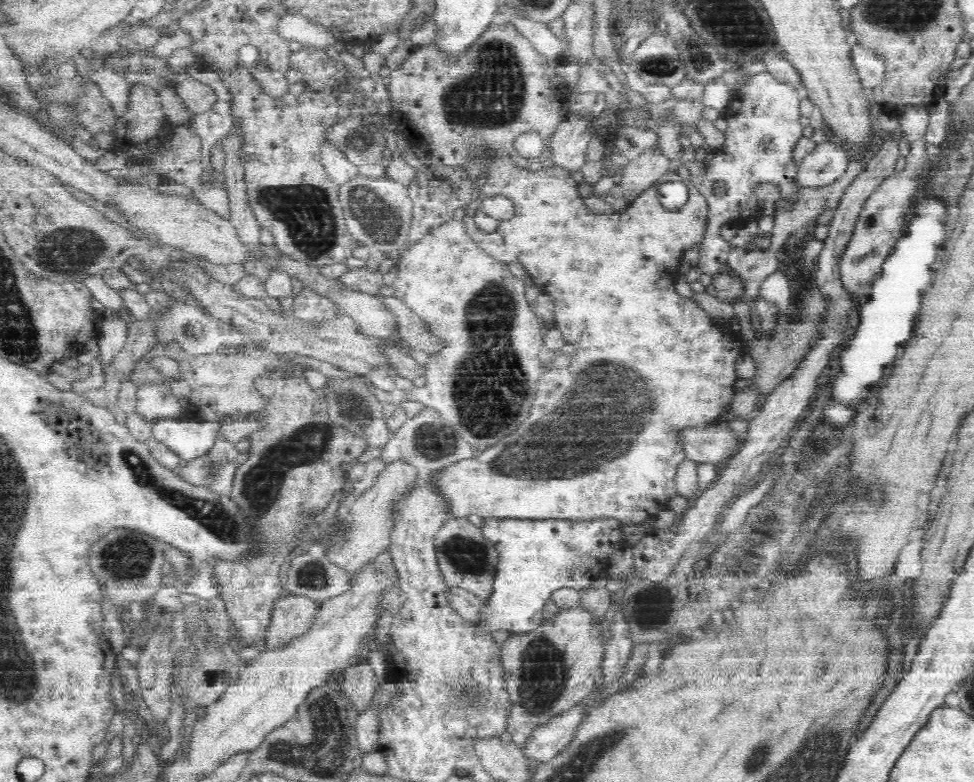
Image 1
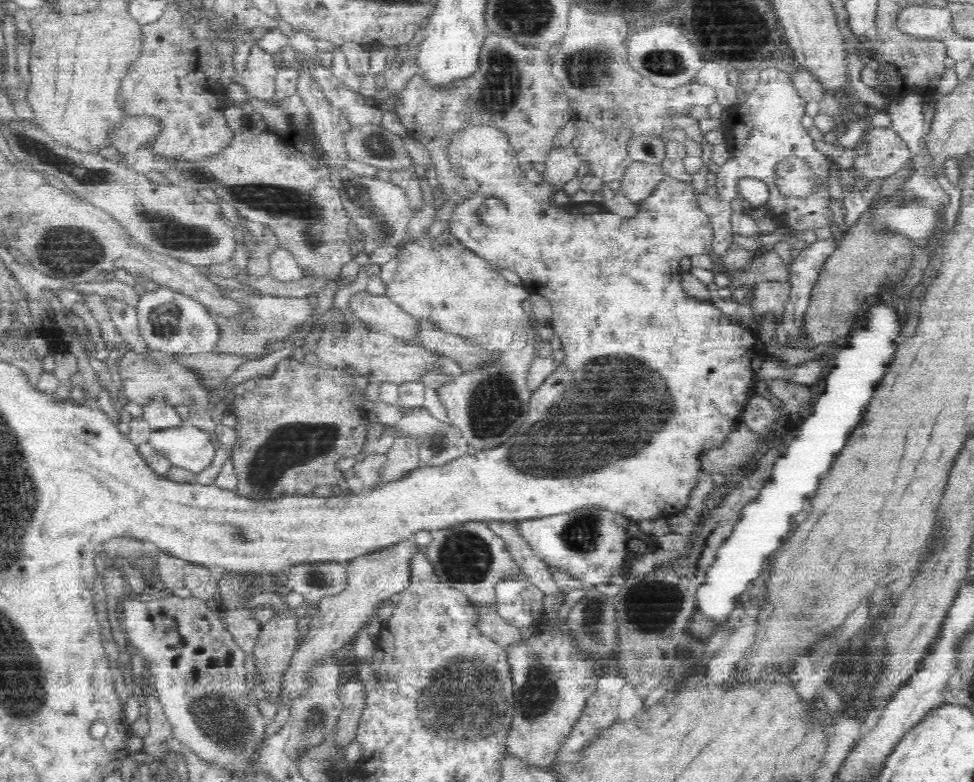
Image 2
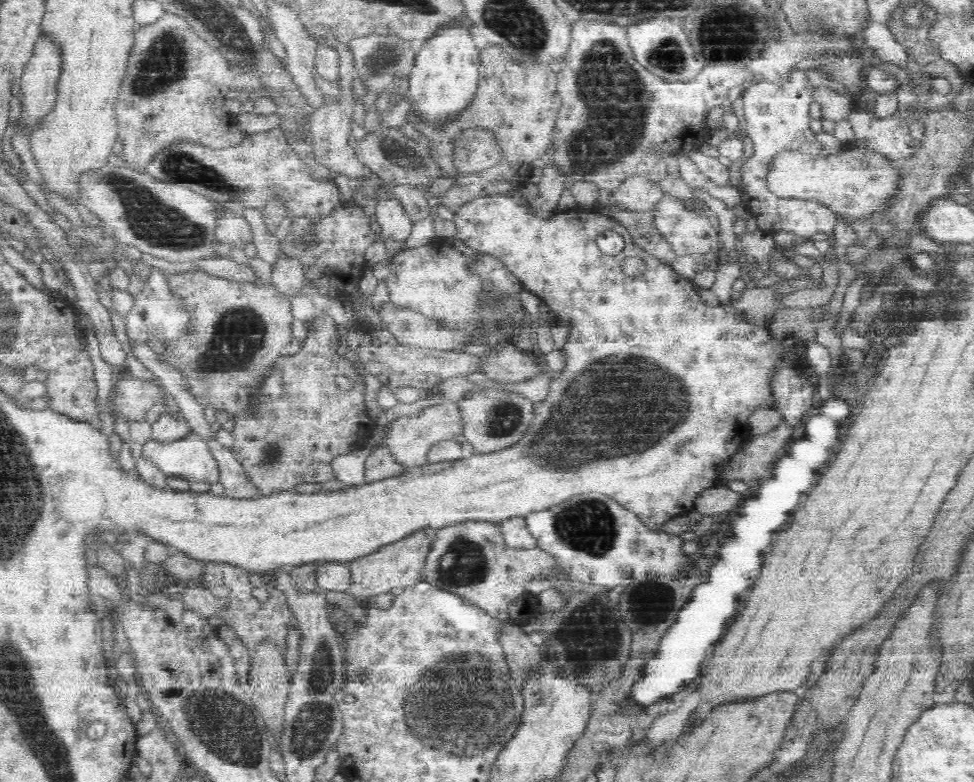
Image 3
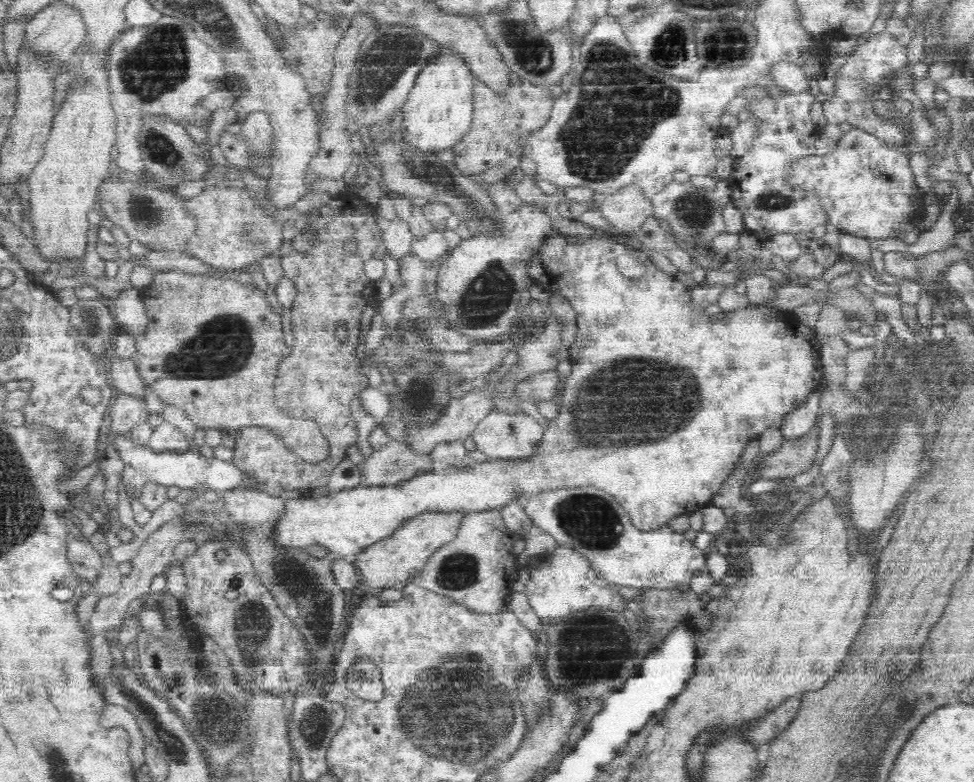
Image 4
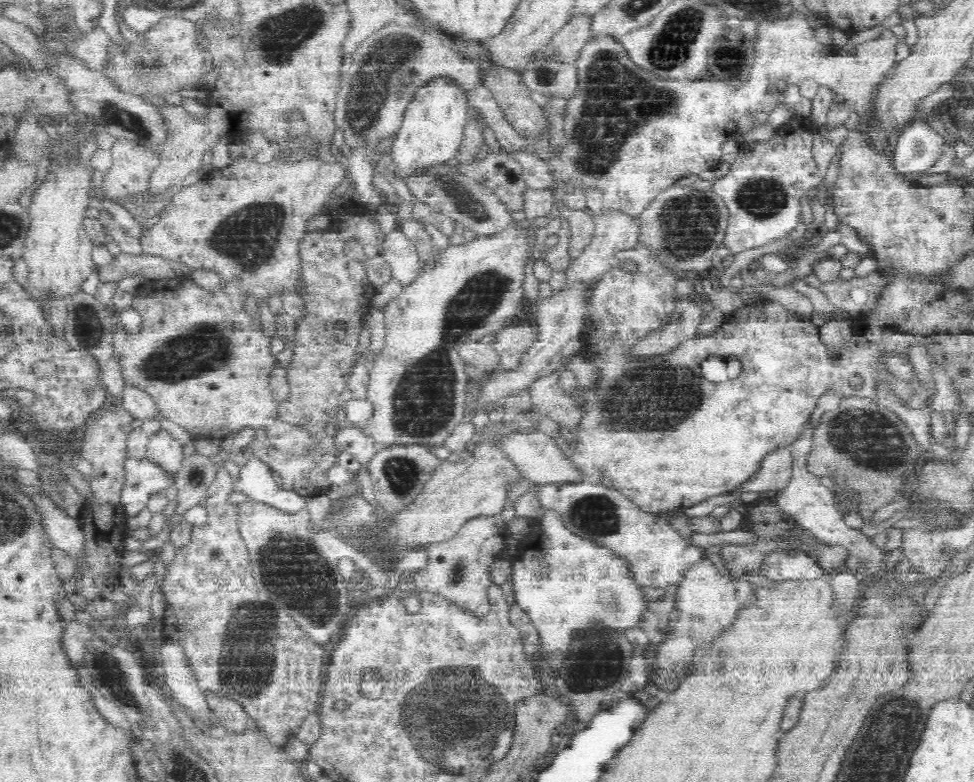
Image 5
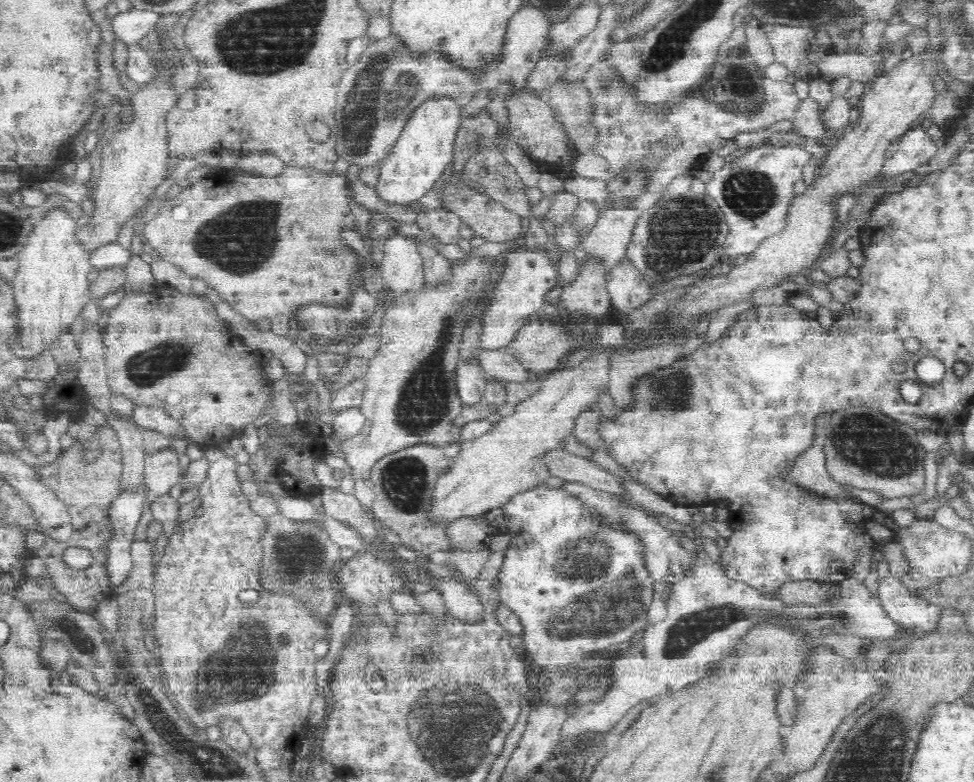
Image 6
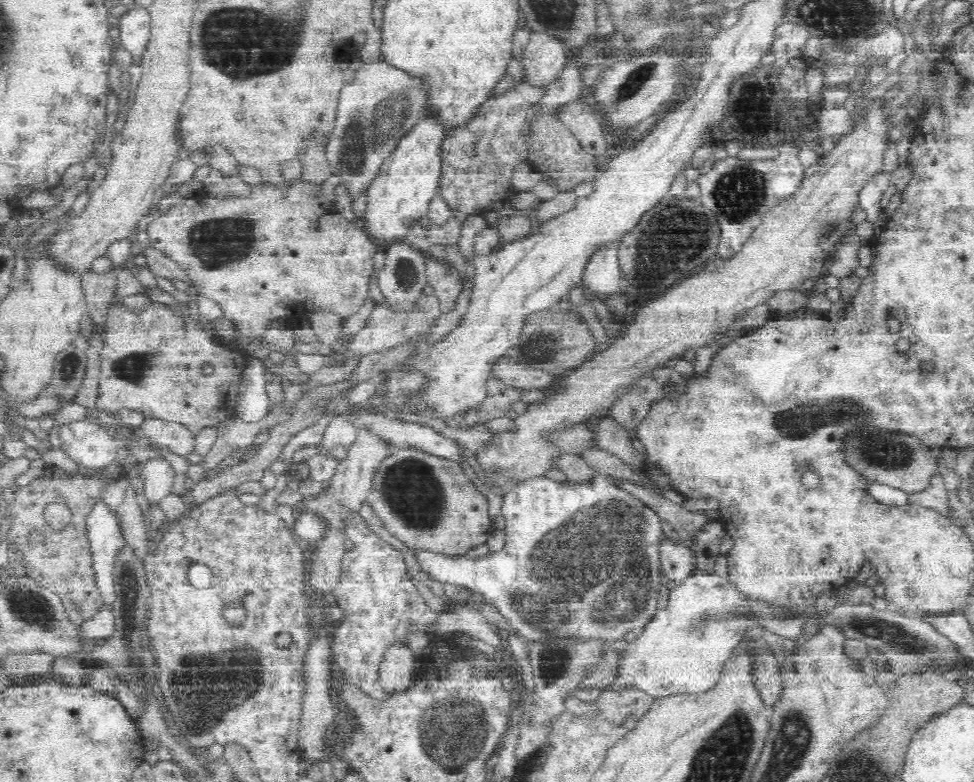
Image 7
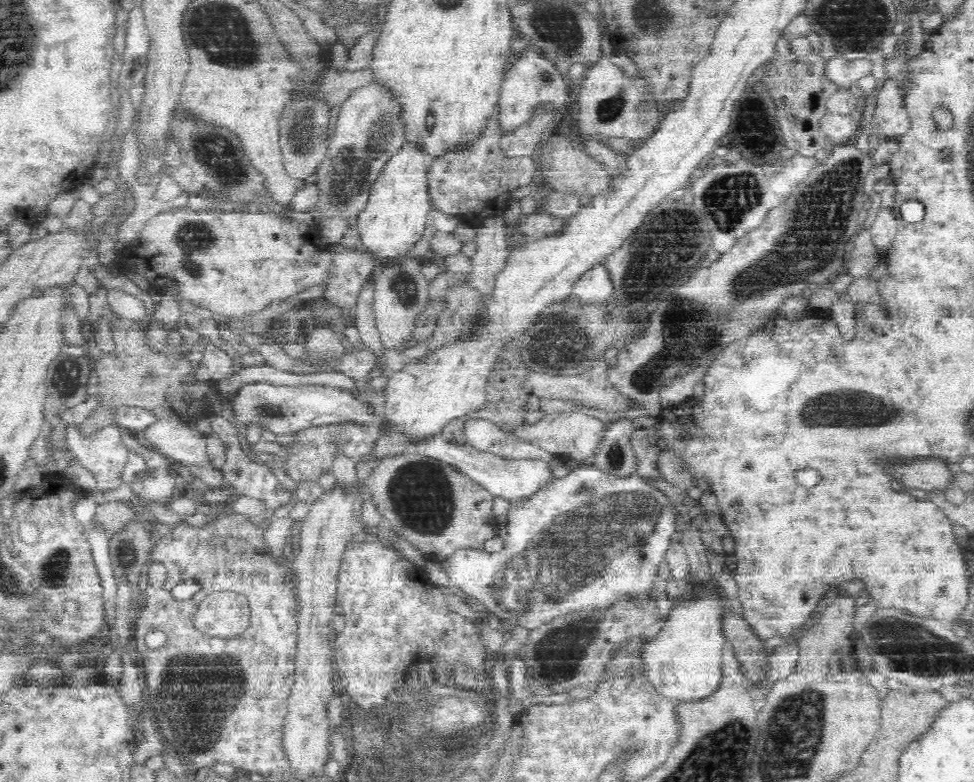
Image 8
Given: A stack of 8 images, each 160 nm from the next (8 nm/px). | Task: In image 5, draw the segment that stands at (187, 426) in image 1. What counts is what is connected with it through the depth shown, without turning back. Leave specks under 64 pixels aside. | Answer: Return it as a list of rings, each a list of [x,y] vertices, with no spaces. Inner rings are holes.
[[[250,452],[246,464],[235,480],[235,490],[251,496],[256,503],[274,508],[283,514],[298,514],[307,510],[306,497],[278,486],[274,470]],[[128,456],[125,462],[125,483],[121,490],[121,504],[127,517],[138,516],[147,508],[149,498],[174,485],[174,480],[160,467],[142,459],[134,461]]]

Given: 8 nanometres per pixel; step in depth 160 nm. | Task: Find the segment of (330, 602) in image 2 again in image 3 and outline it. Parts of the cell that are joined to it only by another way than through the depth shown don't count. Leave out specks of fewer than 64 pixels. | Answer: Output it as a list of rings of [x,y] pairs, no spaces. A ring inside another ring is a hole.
[[[430,528],[430,530],[432,534],[425,529],[415,530],[401,540],[381,547],[370,555],[347,562],[354,577],[354,587],[347,592],[362,600],[372,595],[389,592],[395,587],[402,589],[421,583],[427,556],[432,552],[440,536],[440,529]]]

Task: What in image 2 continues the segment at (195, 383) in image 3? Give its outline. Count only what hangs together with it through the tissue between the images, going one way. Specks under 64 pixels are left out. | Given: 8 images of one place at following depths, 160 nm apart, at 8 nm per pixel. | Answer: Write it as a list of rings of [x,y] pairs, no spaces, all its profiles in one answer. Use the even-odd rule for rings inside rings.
[[[214,284],[214,286],[220,291],[222,297],[230,299],[230,301],[236,303],[239,307],[239,310],[234,315],[224,316],[204,306],[208,316],[210,316],[210,319],[216,325],[216,335],[218,335],[218,338],[216,338],[212,350],[208,350],[208,352],[212,351],[214,354],[238,354],[238,356],[244,356],[244,358],[246,356],[266,356],[272,344],[284,342],[288,336],[292,336],[292,332],[298,330],[302,323],[311,316],[310,305],[306,303],[306,299],[266,294],[260,295],[259,293],[248,294],[248,292],[242,292],[242,290],[228,288],[228,286],[219,286],[217,284]]]

